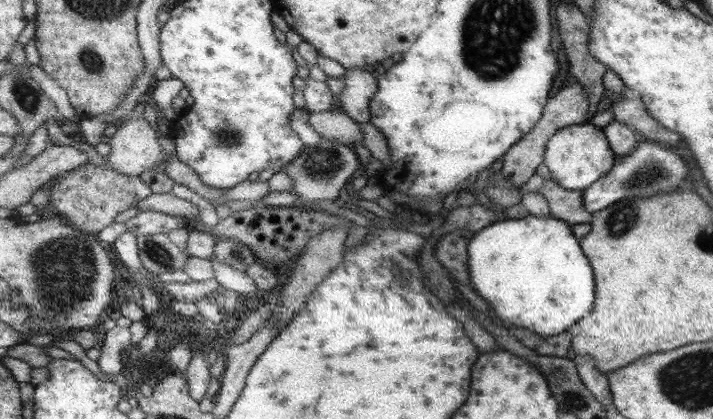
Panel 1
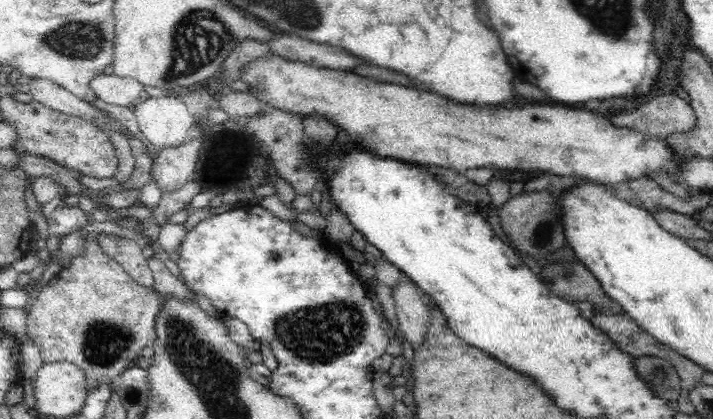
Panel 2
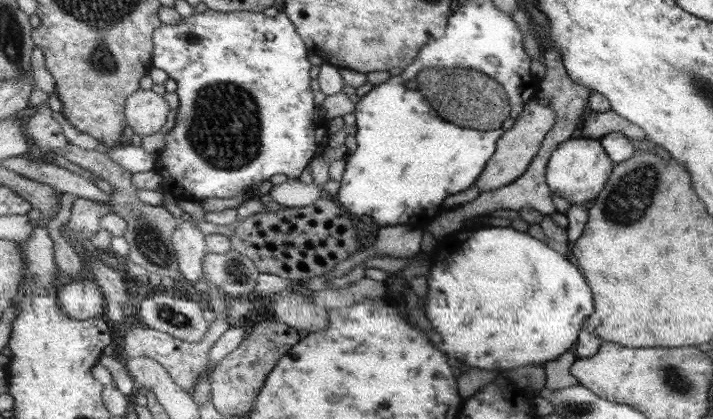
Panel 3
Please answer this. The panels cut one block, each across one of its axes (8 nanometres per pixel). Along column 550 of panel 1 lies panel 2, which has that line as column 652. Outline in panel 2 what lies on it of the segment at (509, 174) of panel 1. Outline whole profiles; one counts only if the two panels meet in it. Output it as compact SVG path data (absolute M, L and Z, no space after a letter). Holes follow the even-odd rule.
M673 93L659 95L647 105L635 110L609 114L607 119L617 127L666 140L672 133L692 132L697 118L686 100Z

